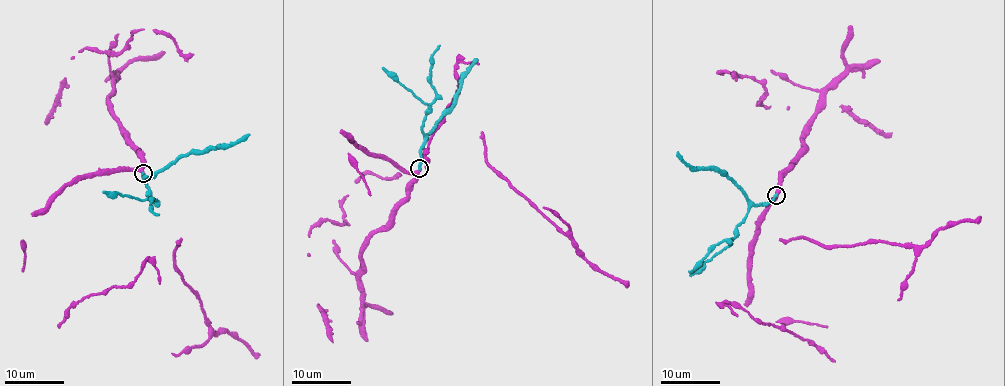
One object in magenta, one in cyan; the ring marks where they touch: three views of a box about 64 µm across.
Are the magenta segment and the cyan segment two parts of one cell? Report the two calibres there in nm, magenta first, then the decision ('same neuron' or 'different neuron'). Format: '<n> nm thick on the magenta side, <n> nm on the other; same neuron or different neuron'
360 nm thick on the magenta side, 300 nm on the other; same neuron

